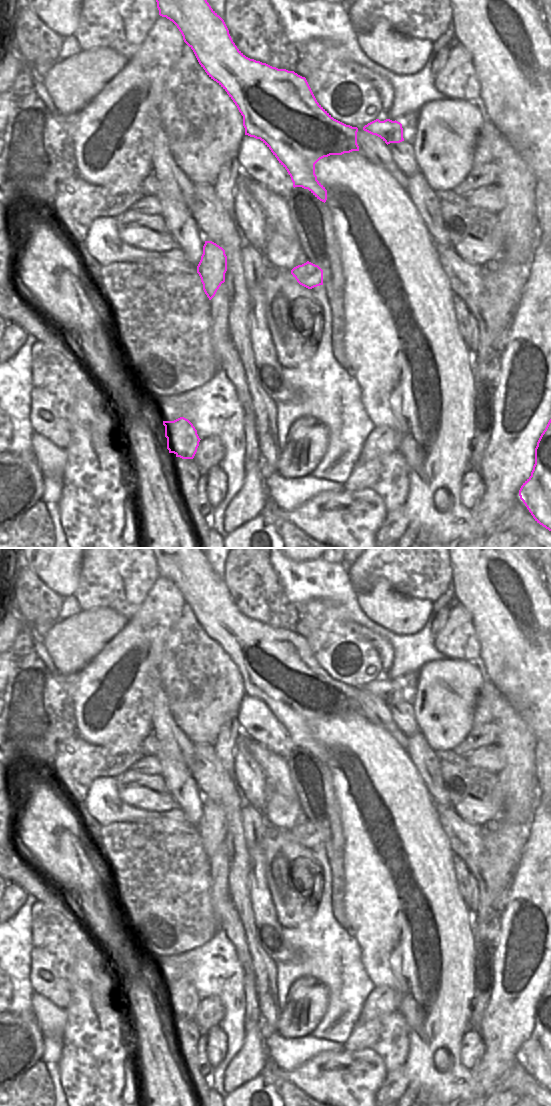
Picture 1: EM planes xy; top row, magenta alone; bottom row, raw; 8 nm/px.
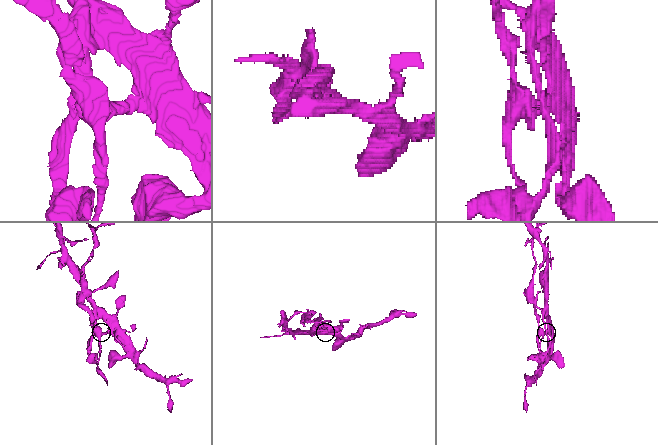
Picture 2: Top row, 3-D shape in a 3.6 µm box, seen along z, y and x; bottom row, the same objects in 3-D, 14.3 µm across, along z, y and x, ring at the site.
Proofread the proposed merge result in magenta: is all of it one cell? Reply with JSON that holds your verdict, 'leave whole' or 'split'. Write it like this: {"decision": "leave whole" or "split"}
{"decision": "split"}

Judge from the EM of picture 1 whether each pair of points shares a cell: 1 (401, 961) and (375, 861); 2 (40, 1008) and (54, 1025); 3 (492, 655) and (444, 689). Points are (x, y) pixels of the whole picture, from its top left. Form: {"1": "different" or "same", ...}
{"1": "same", "2": "same", "3": "different"}

